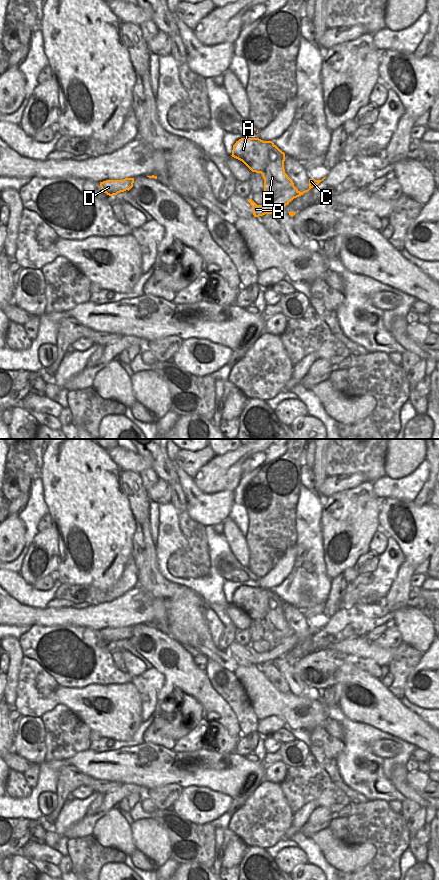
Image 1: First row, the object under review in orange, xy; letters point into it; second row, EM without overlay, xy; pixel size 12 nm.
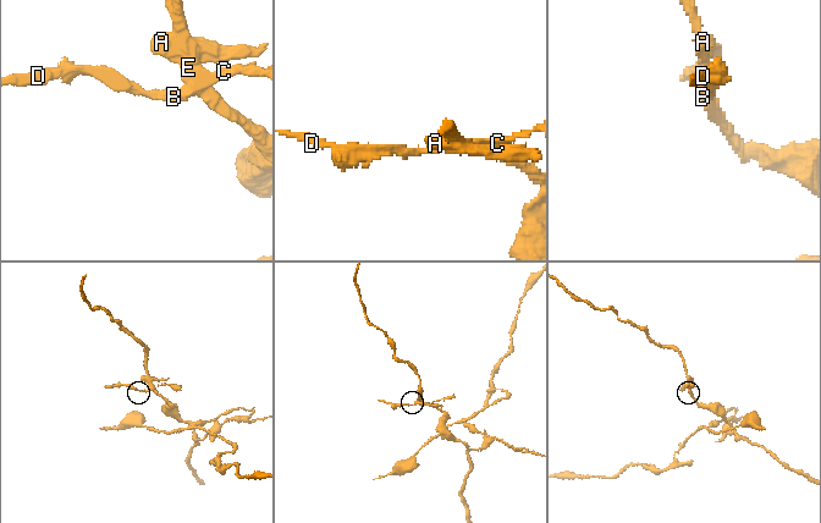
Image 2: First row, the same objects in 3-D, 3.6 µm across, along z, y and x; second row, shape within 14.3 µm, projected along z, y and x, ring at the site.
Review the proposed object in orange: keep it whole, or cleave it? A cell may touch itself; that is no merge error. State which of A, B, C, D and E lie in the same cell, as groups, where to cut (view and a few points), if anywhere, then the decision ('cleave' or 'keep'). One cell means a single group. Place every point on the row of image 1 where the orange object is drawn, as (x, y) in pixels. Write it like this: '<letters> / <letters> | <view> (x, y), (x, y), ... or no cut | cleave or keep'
A E / B C D | xy (294, 186), (282, 194), (271, 198) | cleave

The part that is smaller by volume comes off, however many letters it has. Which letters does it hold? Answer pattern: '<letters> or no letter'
B, C, D

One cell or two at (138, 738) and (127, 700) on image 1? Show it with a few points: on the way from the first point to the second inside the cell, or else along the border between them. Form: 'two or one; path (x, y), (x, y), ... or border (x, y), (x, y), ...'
two; border (143, 722), (129, 740), (115, 741)

